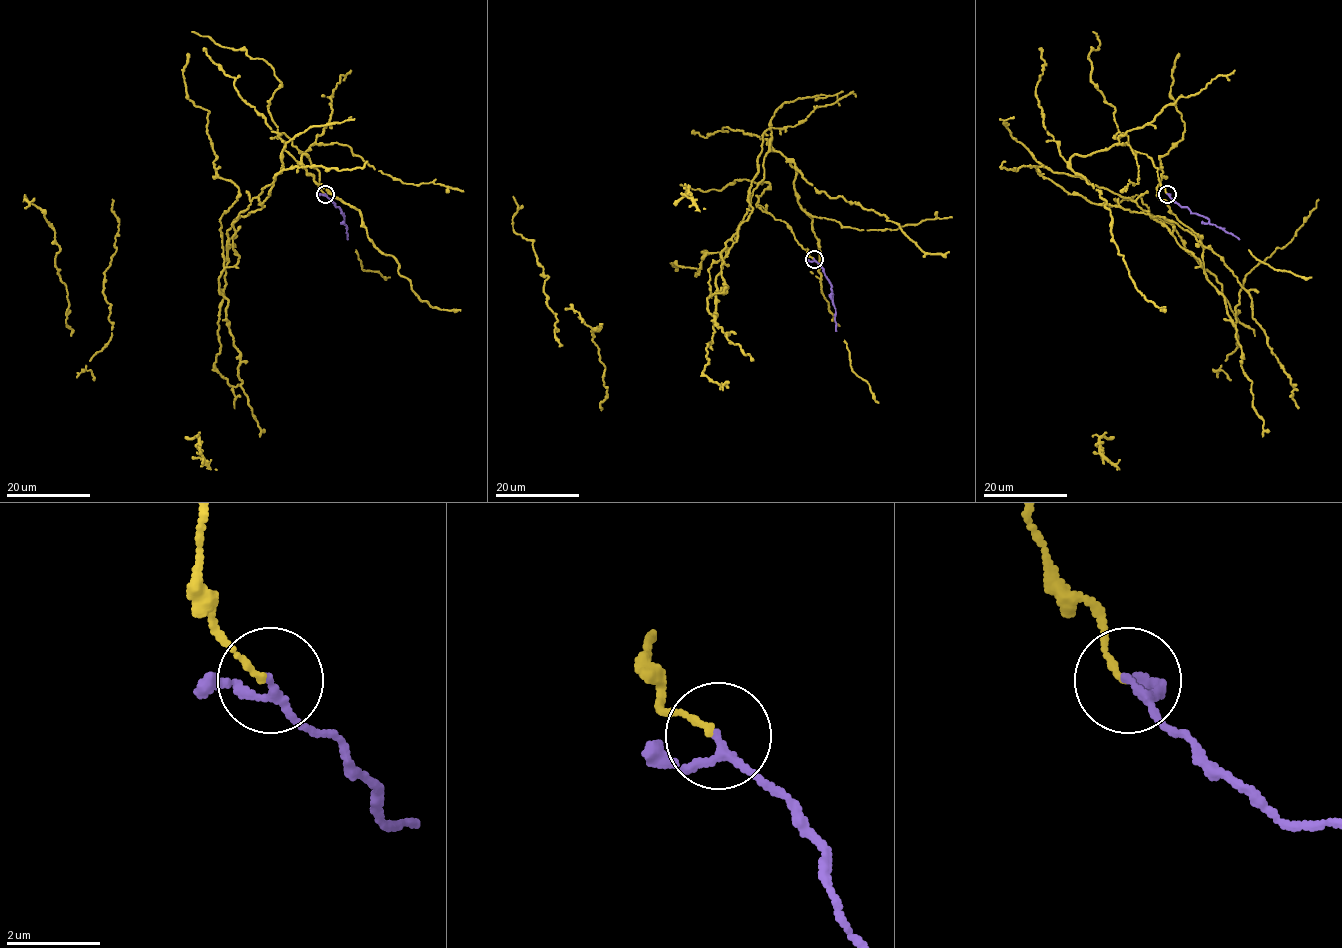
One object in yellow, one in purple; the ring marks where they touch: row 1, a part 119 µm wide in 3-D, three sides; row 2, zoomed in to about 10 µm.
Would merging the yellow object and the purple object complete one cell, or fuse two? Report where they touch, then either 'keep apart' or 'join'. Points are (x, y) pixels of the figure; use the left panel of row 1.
at (325, 194); join

